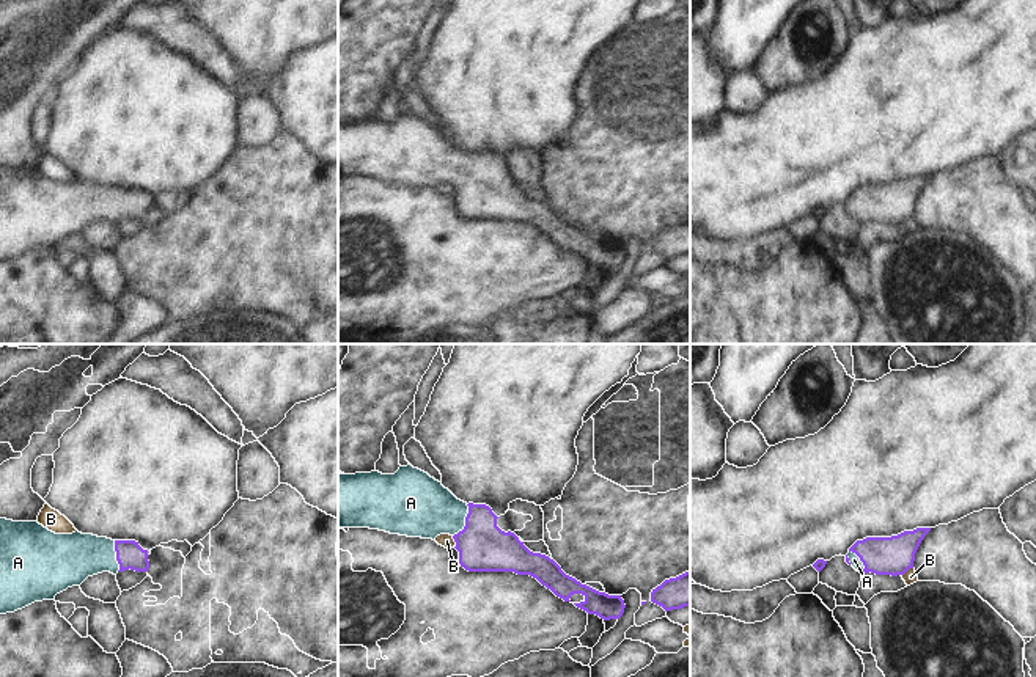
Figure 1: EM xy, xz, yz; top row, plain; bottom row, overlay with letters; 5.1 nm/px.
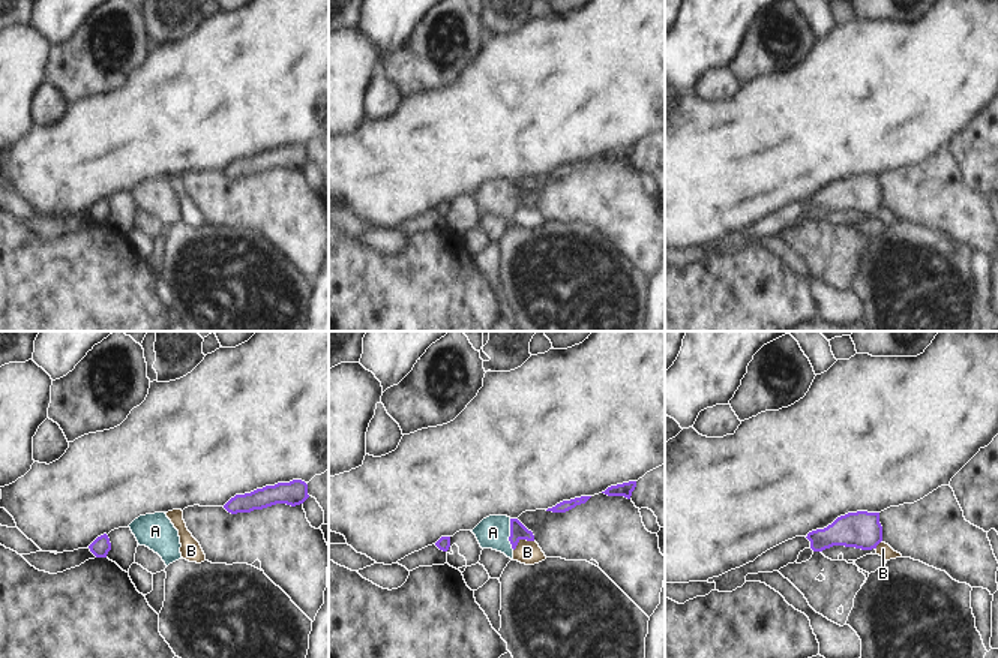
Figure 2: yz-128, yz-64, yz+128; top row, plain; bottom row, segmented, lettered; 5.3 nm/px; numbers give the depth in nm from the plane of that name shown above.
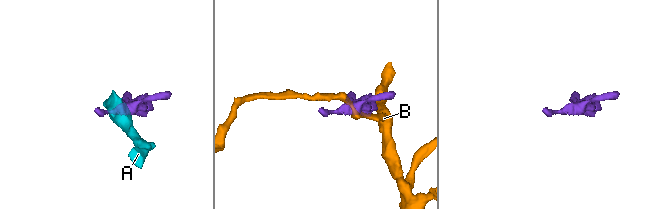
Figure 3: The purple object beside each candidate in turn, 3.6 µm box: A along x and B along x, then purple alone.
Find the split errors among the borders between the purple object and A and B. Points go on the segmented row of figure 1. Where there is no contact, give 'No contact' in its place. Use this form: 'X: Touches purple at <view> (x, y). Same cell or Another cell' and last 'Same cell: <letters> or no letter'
A: Touches purple at xz (466, 522). Same cell
B: Touches purple at yz (906, 570). Another cell
Same cell: A

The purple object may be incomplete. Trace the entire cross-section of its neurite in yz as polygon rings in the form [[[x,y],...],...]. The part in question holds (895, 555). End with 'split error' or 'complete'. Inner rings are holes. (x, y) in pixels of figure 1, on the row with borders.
[[[917,528],[891,537],[857,540],[846,554],[846,562],[860,573],[904,575],[913,569],[915,553],[931,528]]]; split error

